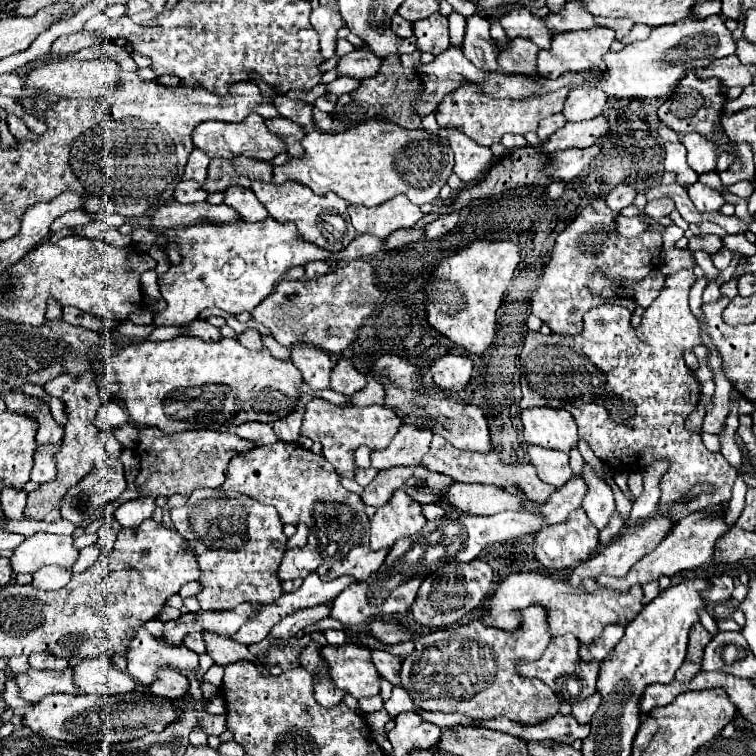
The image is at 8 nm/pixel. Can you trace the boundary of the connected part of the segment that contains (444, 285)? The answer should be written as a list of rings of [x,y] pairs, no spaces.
[[[473,241],[437,263],[427,293],[427,323],[447,335],[453,345],[481,355],[495,337],[495,313],[521,263],[519,247],[511,241]]]

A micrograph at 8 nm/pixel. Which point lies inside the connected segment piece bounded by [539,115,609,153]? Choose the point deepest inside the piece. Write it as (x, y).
(583, 133)

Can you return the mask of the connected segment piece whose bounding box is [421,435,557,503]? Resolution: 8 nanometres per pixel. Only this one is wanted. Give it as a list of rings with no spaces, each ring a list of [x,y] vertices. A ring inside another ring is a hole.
[[[433,435],[431,449],[421,459],[421,465],[425,465],[431,471],[445,473],[445,475],[449,475],[449,477],[453,477],[455,481],[461,481],[461,483],[483,483],[483,485],[499,485],[499,487],[519,485],[527,493],[527,497],[531,501],[535,501],[535,503],[547,503],[551,499],[551,495],[557,491],[557,487],[545,485],[539,479],[539,475],[537,475],[537,471],[535,471],[535,467],[531,463],[527,463],[527,465],[505,465],[505,463],[499,461],[499,455],[497,453],[471,453],[471,451],[461,451],[461,449],[455,449],[449,441],[445,441],[439,435]]]

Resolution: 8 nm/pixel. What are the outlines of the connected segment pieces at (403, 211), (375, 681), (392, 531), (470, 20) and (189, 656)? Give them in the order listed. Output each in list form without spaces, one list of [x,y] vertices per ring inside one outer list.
[[[397,195],[377,207],[349,205],[349,215],[357,233],[369,233],[381,239],[397,229],[411,229],[423,217],[421,209],[405,195]]]
[[[345,643],[337,647],[327,645],[321,649],[321,659],[323,659],[323,665],[327,667],[331,681],[345,693],[351,693],[357,699],[379,693],[379,673],[375,671],[375,665],[371,663],[371,655],[367,647],[355,645],[355,643]]]
[[[395,491],[371,517],[371,549],[391,549],[395,541],[421,533],[425,523],[421,505],[405,491]]]
[[[481,15],[467,17],[461,51],[467,59],[471,59],[471,63],[475,63],[475,67],[493,73],[497,71],[497,61],[495,61],[495,49],[489,43],[491,41],[489,25],[491,25],[489,17],[481,17]]]
[[[141,627],[127,651],[127,673],[141,685],[149,687],[157,679],[157,671],[173,667],[177,671],[193,671],[199,667],[199,655],[185,645],[173,645],[151,635]]]

